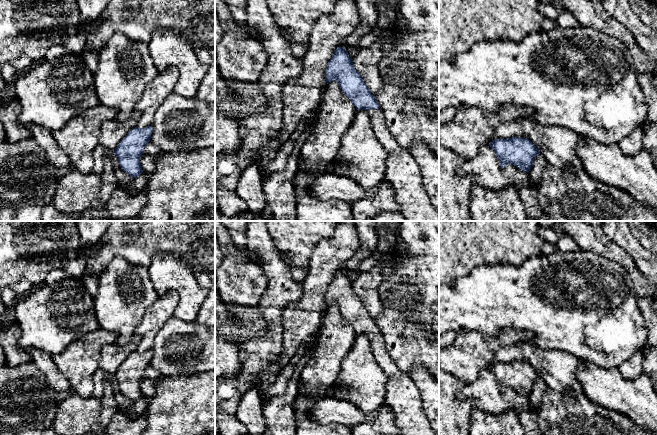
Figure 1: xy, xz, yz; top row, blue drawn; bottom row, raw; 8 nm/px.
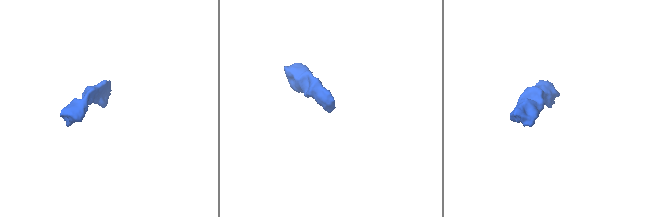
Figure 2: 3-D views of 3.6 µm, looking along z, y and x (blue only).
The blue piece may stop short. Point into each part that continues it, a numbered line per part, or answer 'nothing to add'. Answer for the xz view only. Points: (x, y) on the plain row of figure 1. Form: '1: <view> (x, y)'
1: xz (402, 395)

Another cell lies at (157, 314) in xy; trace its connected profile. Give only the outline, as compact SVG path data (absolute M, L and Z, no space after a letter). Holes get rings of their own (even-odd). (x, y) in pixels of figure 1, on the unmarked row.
M169 290L165 295L158 296L156 301L147 308L141 323L135 330L135 334L141 337L138 351L151 350L157 333L173 317L178 302L177 292Z

